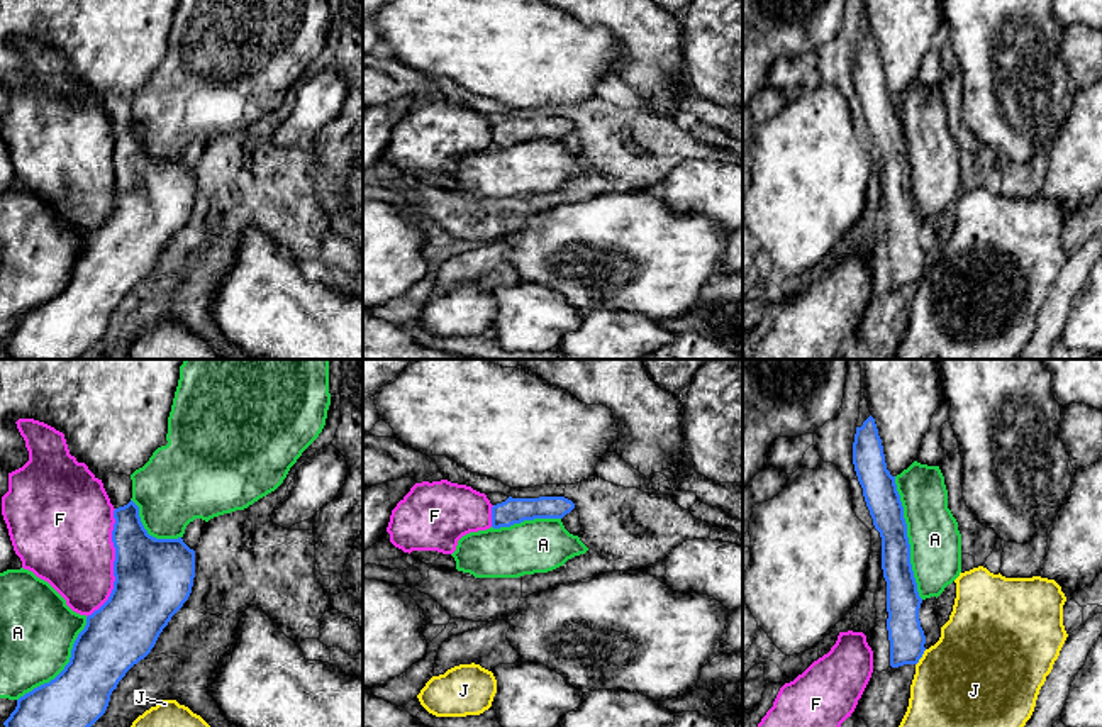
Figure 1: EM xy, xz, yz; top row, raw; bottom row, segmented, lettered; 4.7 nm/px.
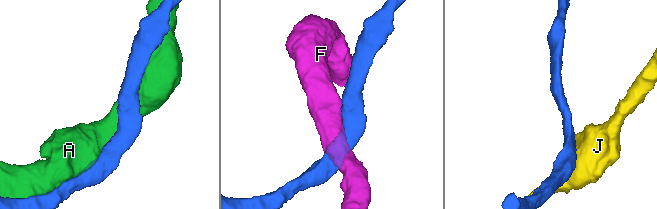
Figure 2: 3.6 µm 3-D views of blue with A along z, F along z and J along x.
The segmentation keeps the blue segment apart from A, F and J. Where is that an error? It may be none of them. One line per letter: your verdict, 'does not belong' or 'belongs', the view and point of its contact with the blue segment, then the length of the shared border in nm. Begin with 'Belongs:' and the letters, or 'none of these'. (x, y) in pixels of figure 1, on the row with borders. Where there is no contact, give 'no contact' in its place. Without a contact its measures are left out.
Belongs: A
A: belongs; contact yz (907, 538); length 600 nm
F: does not belong; contact xy (114, 565); length 550 nm
J: does not belong; contact yz (921, 656); length 90 nm

